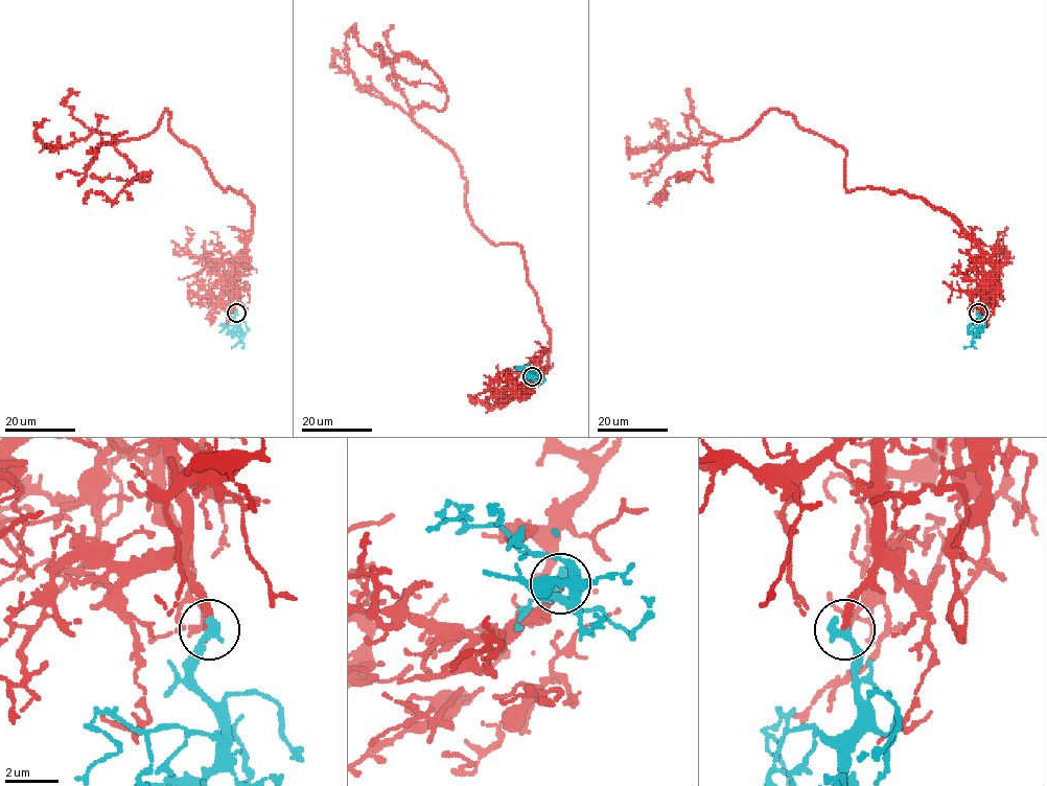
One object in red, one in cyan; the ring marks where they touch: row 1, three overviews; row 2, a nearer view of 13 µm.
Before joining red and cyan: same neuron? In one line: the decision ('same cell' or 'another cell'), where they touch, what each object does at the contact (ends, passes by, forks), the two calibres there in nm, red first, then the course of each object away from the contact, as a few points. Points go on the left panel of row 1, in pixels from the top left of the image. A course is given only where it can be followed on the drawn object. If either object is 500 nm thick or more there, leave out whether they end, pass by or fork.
same cell; at (236, 313); red ends there; cyan ends there; 280 nm thick on the red side, 440 nm on the other; red runs (236, 313), (232, 276), (253, 207), (215, 182), (165, 109), (152, 132), (115, 146), (148, 180), (86, 204); cyan runs (236, 313), (235, 333), (241, 340), (231, 348)

